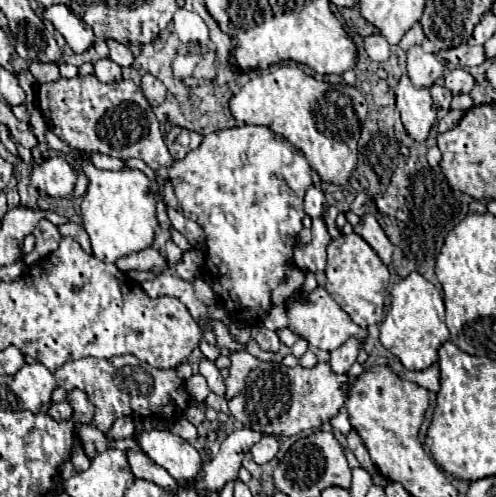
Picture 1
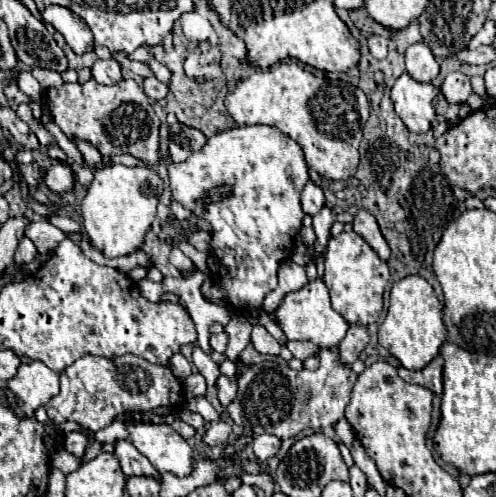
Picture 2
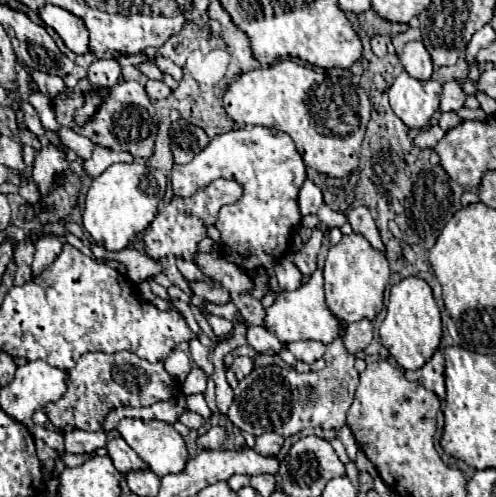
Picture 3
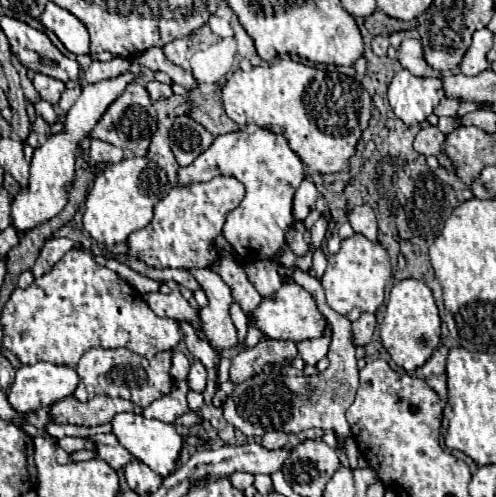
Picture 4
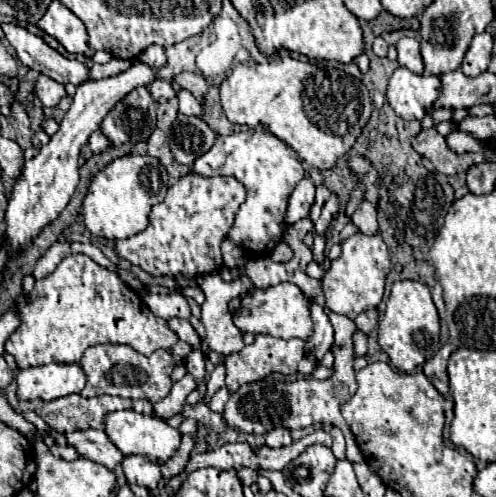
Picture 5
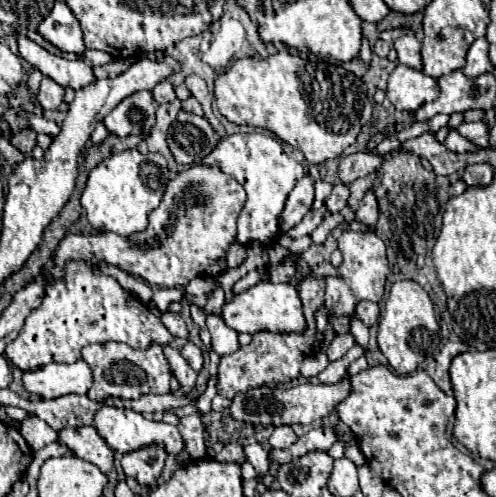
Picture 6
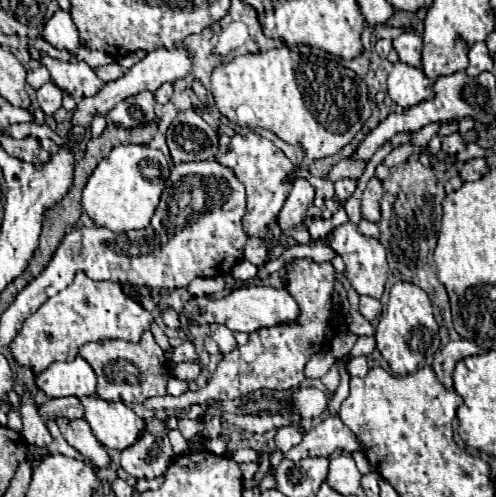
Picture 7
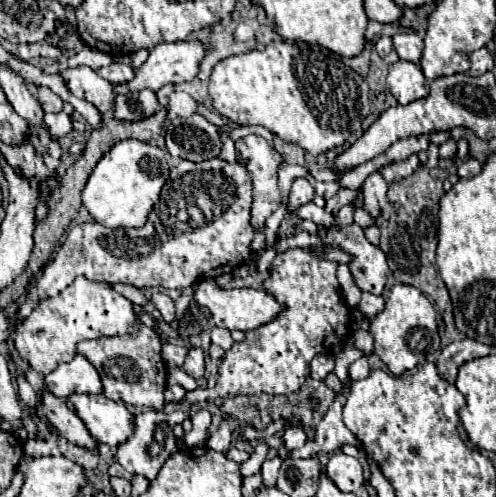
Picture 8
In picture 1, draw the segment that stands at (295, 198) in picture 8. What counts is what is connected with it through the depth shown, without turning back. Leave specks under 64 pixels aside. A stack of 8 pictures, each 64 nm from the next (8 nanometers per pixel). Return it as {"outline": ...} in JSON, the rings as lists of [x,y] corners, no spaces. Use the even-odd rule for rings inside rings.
{"outline":[[[310,186],[310,188],[306,190],[306,196],[304,196],[304,212],[306,212],[310,218],[316,218],[316,216],[320,216],[324,210],[326,210],[324,192],[322,192],[320,188]]]}

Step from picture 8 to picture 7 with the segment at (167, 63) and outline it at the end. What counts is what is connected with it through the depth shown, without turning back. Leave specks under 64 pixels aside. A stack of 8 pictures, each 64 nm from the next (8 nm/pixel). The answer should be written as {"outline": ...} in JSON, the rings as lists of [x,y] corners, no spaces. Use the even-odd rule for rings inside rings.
{"outline":[[[174,46],[174,48],[156,48],[152,52],[146,54],[144,60],[140,60],[136,66],[132,66],[128,70],[128,74],[124,74],[120,80],[114,80],[114,82],[108,82],[96,96],[92,98],[82,98],[80,104],[76,106],[74,110],[74,118],[72,118],[72,136],[74,138],[80,138],[84,128],[90,126],[90,120],[92,116],[98,112],[98,114],[106,114],[110,112],[120,100],[128,98],[128,96],[134,96],[142,90],[150,90],[150,92],[156,92],[162,84],[166,82],[176,82],[180,78],[186,78],[188,74],[192,72],[192,56],[190,56],[190,50],[188,46]]]}

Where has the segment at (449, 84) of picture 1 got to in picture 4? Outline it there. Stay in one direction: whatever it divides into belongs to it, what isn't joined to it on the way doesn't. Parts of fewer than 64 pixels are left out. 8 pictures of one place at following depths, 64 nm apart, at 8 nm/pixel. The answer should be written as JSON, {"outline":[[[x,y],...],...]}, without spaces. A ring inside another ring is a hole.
{"outline":[[[442,98],[440,104],[434,108],[434,114],[436,116],[456,116],[456,110],[458,110],[458,102],[456,100],[448,100],[448,98]]]}

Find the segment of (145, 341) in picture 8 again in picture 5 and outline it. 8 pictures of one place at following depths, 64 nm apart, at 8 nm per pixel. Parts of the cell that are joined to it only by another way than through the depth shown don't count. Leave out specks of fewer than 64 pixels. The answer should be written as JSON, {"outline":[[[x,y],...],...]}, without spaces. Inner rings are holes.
{"outline":[[[100,344],[100,346],[90,346],[82,360],[80,360],[88,384],[82,392],[82,396],[92,398],[100,394],[112,394],[112,396],[122,396],[122,398],[148,398],[152,402],[158,402],[168,396],[172,388],[170,374],[174,370],[174,360],[168,350],[156,350],[150,356],[144,356],[136,352],[130,346],[124,344]]]}

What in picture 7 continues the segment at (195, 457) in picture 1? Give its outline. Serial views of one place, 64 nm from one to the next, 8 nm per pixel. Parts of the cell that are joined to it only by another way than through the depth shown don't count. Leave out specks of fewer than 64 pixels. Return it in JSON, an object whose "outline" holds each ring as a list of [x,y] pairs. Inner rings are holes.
{"outline":[[[98,396],[80,398],[80,402],[84,408],[84,420],[106,448],[128,448],[128,444],[134,444],[144,428],[144,420],[122,402],[104,402]],[[170,430],[168,436],[170,436],[172,448],[174,448],[176,454],[180,454],[180,452],[188,452],[188,442],[186,442],[186,438],[180,434],[180,430]]]}

